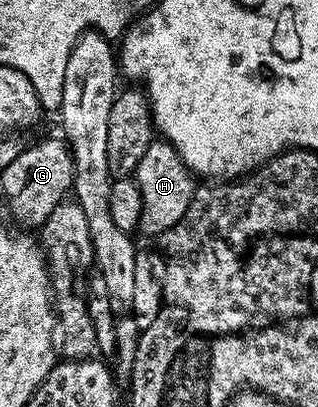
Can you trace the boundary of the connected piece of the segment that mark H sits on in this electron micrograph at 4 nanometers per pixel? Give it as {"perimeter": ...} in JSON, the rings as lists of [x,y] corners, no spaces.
{"perimeter":[[[156,138],[151,141],[149,150],[137,162],[133,173],[135,184],[140,190],[141,206],[138,231],[147,236],[162,237],[189,210],[189,202],[193,202],[197,180],[193,173],[185,166],[181,154],[168,140]]]}

